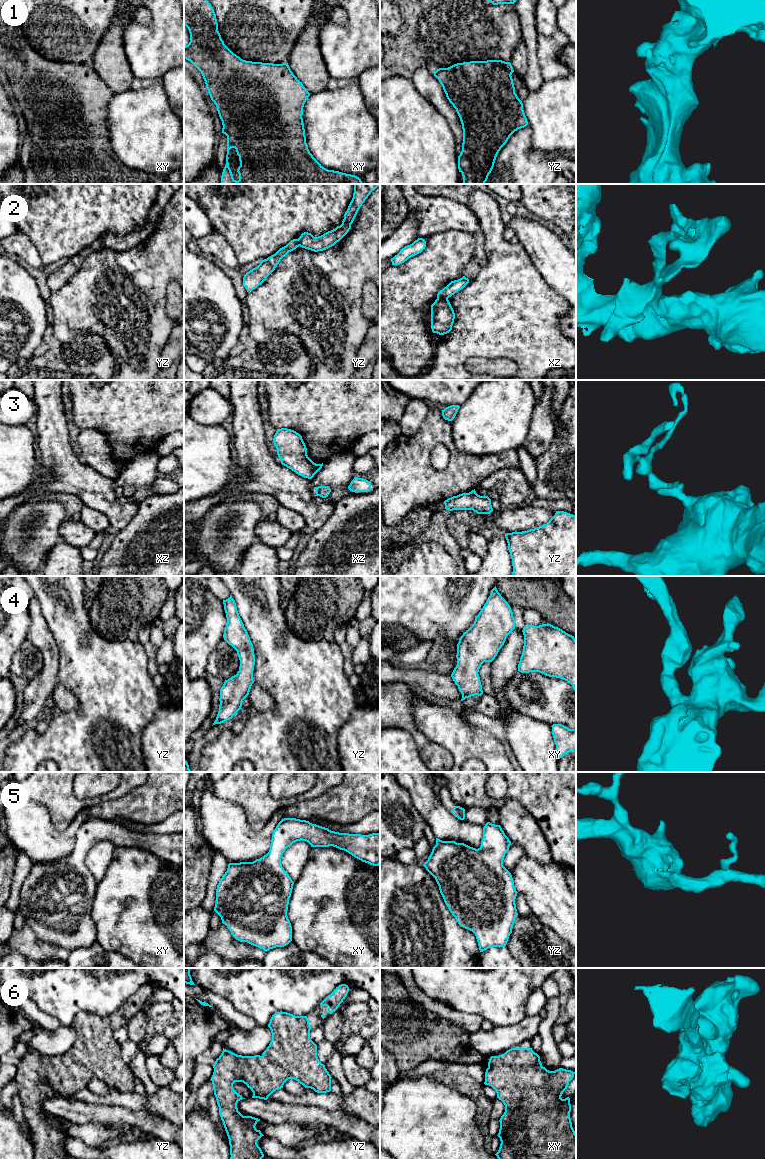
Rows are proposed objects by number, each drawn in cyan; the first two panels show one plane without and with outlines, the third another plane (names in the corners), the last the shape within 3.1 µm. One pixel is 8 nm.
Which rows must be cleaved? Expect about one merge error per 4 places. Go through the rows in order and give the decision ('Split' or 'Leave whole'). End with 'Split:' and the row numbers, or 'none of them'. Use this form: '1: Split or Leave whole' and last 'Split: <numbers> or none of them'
1: Leave whole
2: Split
3: Split
4: Leave whole
5: Leave whole
6: Leave whole
Split: 2, 3

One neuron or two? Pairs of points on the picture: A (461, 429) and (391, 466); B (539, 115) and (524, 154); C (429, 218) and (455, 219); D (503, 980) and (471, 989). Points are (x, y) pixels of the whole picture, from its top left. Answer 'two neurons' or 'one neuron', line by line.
A: two neurons
B: two neurons
C: one neuron
D: one neuron

